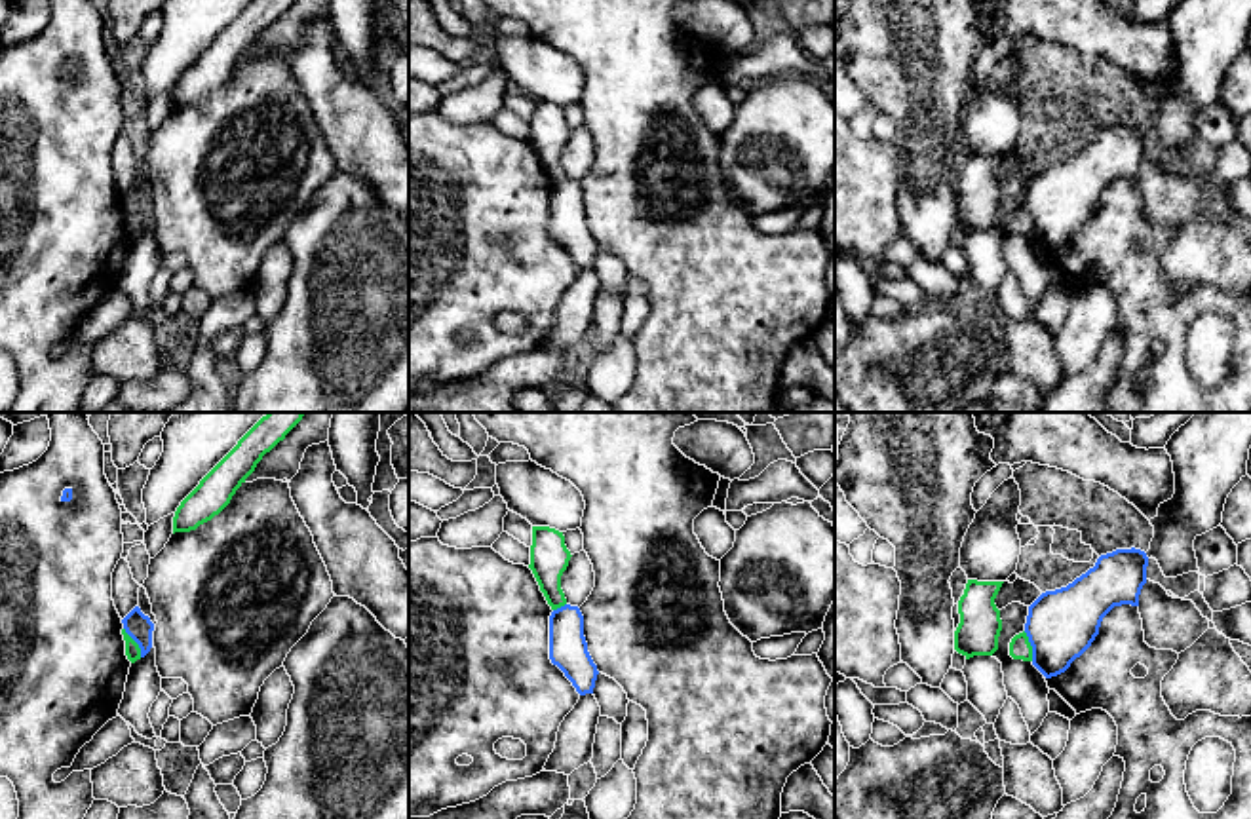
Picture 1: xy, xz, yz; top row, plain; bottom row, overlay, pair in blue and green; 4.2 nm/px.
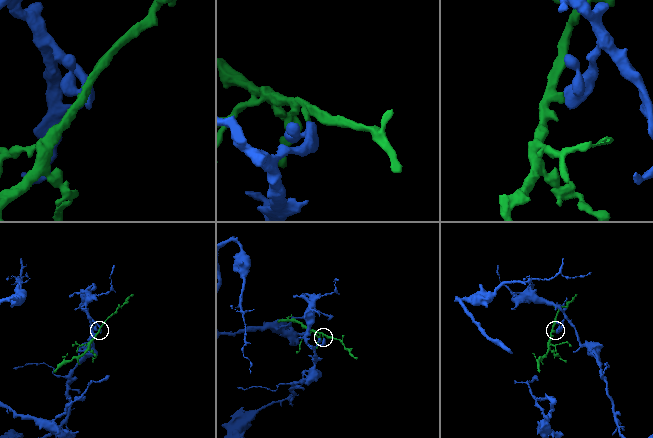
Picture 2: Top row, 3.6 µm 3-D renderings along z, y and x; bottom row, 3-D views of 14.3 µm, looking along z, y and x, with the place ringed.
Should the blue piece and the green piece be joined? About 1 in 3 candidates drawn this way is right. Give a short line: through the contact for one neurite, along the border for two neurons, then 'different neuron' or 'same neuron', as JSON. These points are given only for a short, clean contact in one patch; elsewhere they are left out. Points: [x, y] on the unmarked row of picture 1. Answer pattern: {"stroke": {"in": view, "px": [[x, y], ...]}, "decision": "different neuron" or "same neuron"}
{"stroke": {"in": "yz", "px": [[1023, 206], [1033, 234]]}, "decision": "different neuron"}

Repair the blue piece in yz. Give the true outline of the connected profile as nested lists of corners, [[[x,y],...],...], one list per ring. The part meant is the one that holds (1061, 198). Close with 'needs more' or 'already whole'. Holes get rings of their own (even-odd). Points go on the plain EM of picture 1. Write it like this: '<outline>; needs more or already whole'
[[[1141,124],[1101,129],[1067,162],[1042,167],[1030,181],[1025,207],[1032,239],[1046,251],[1065,247],[1099,209],[1103,192],[1122,179],[1139,181],[1148,131]]]; already whole

